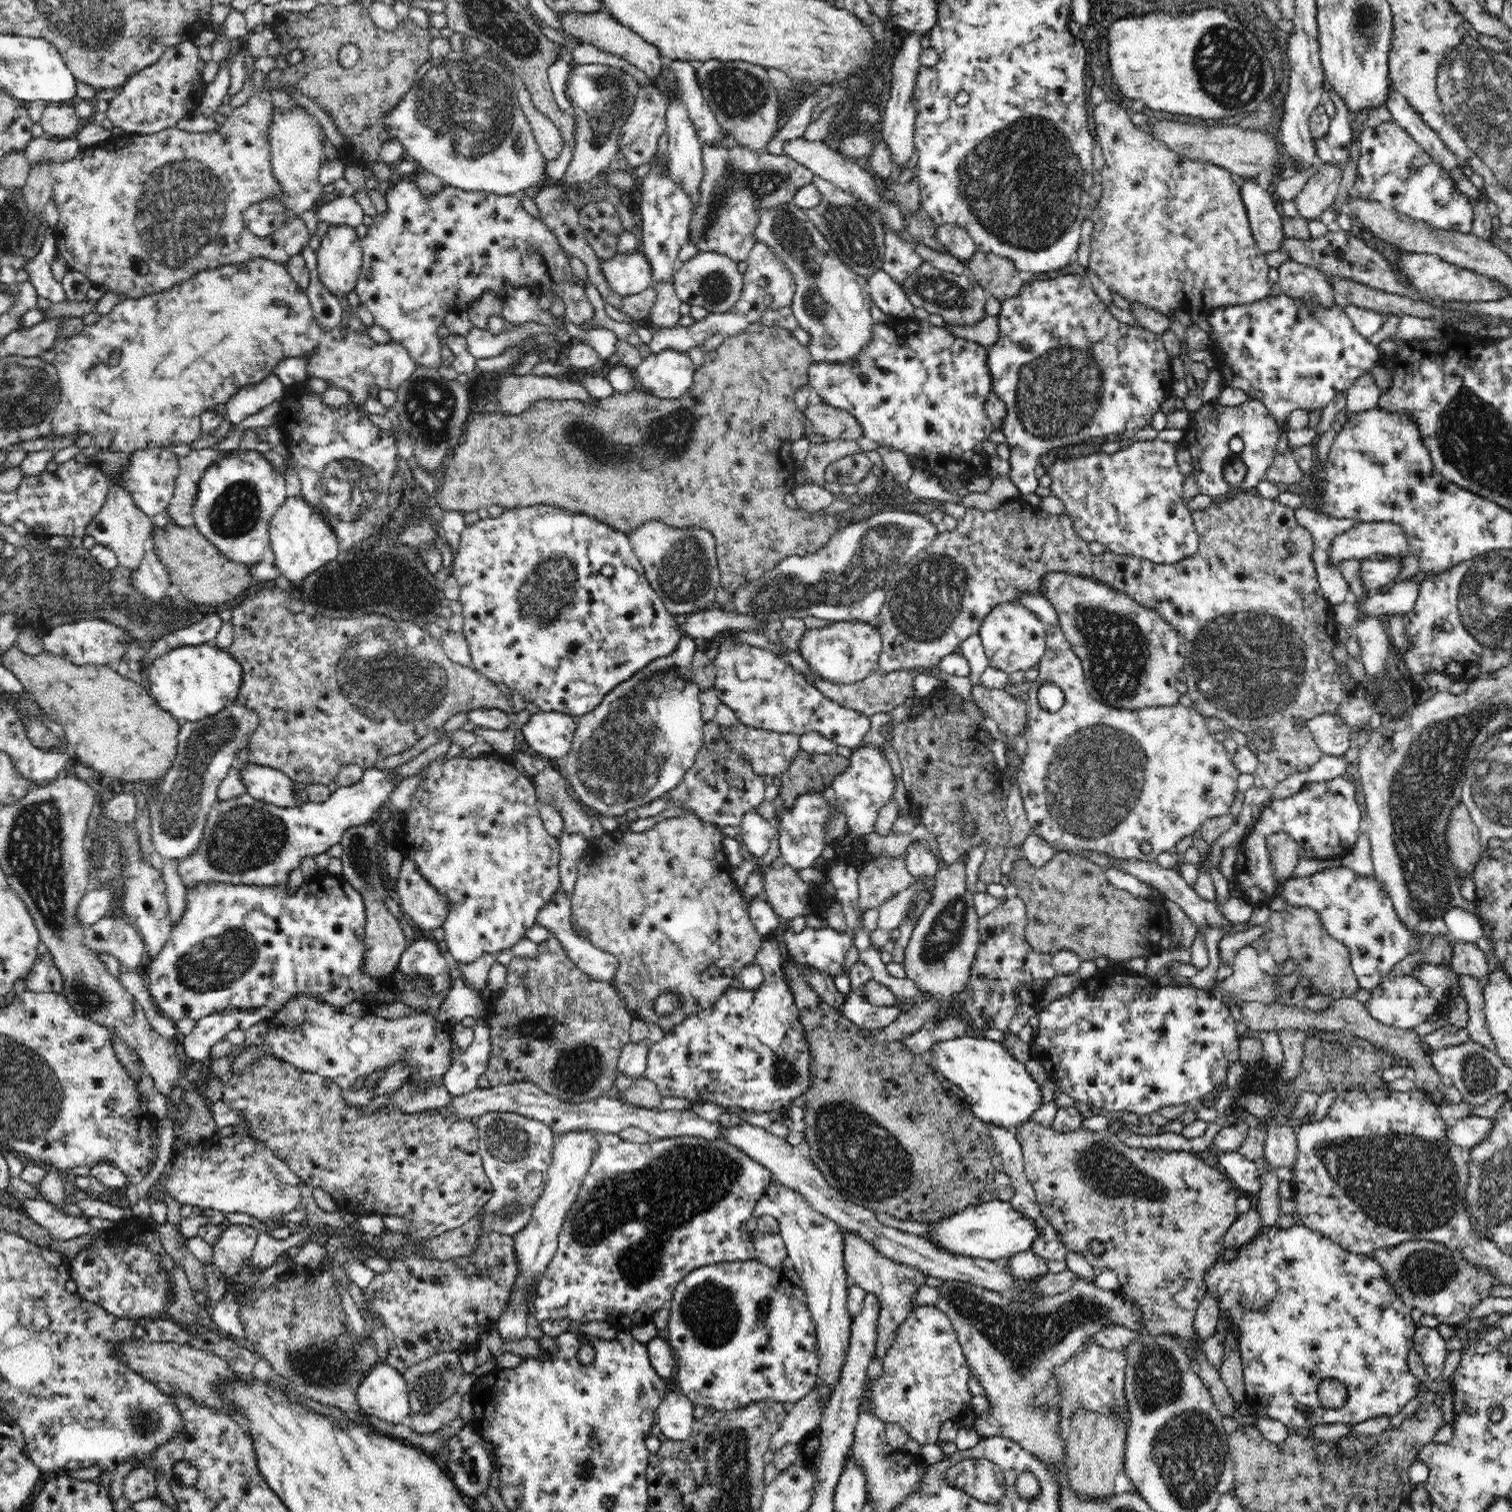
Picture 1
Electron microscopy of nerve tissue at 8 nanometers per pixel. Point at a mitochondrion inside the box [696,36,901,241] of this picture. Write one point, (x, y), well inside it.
(739, 94)

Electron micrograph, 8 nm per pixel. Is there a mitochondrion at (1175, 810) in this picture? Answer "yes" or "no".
no

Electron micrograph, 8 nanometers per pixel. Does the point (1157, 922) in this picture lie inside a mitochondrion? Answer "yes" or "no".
no

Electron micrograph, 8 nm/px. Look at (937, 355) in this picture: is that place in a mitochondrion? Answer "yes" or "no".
no

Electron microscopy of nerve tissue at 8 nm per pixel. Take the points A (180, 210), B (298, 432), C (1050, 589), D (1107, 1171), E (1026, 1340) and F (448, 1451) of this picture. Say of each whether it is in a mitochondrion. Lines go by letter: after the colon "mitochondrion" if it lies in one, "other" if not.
A: mitochondrion
B: other
C: other
D: mitochondrion
E: mitochondrion
F: other

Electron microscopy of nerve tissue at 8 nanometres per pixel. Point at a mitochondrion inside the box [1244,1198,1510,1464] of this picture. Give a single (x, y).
(1423, 1271)

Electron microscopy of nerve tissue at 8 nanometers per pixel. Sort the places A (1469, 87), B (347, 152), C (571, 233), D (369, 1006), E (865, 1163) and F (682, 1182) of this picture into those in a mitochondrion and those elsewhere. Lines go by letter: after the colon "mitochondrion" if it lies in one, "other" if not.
A: mitochondrion
B: other
C: other
D: other
E: mitochondrion
F: mitochondrion

